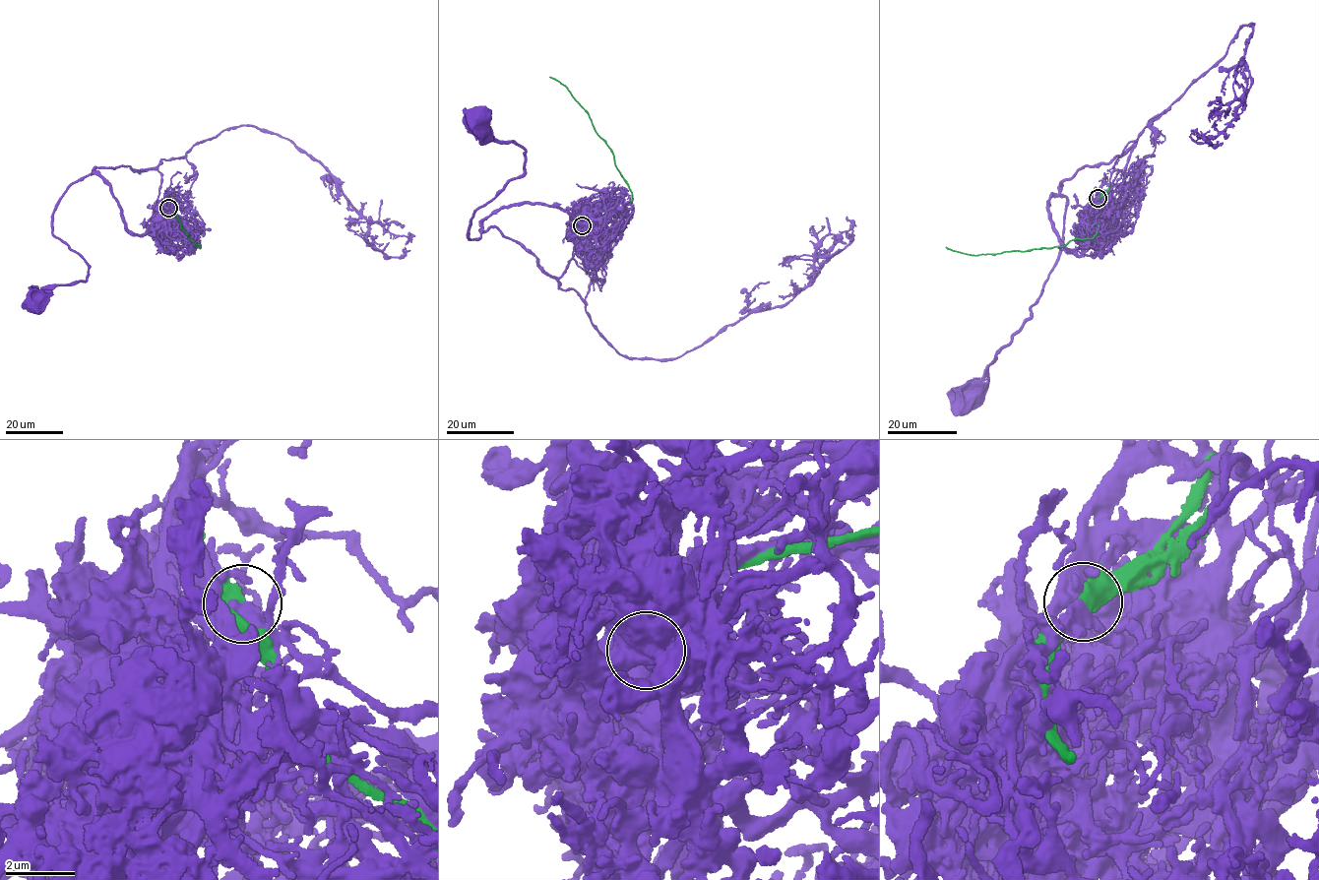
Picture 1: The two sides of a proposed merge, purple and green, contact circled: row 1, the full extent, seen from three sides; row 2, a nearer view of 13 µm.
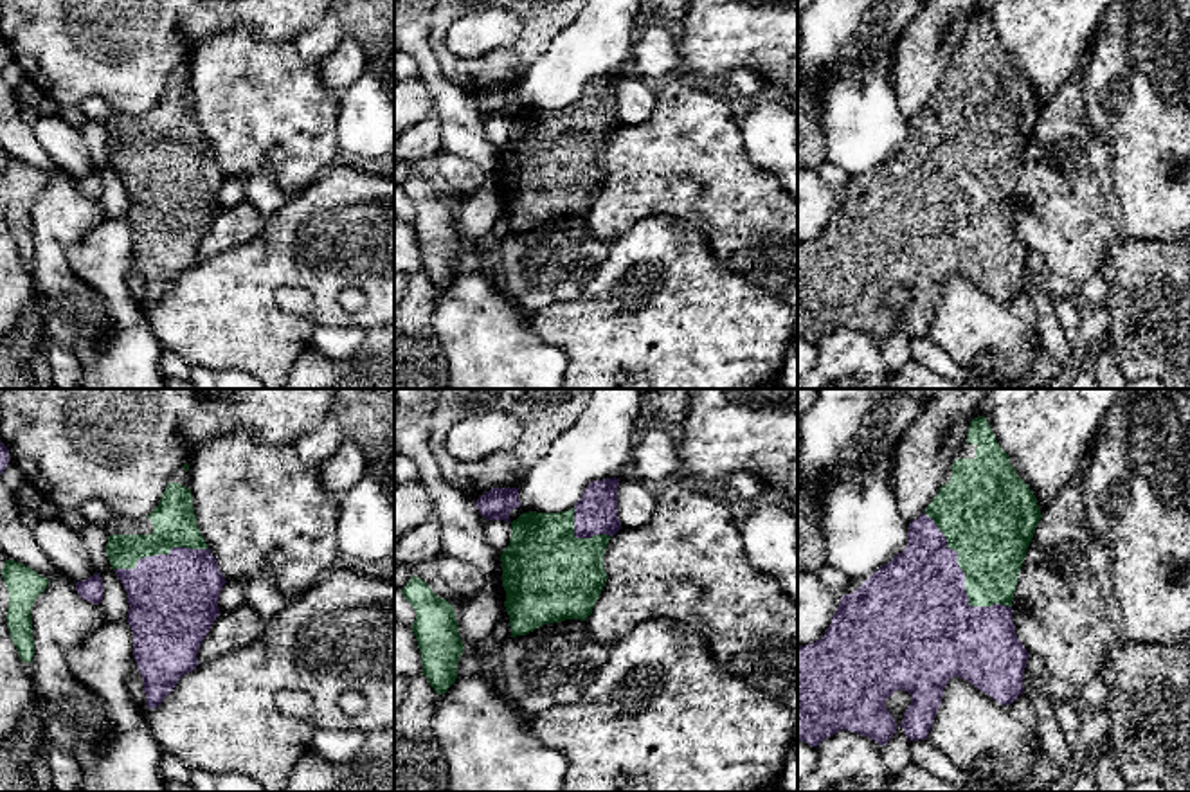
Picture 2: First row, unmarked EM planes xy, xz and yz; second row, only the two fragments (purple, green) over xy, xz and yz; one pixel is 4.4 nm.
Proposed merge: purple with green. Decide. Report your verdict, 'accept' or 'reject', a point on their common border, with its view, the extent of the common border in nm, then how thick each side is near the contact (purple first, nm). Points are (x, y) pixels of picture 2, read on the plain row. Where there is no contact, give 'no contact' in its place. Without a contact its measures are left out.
reject; contact yz (964, 175); length 550 nm; calibres 460 and 360 nm

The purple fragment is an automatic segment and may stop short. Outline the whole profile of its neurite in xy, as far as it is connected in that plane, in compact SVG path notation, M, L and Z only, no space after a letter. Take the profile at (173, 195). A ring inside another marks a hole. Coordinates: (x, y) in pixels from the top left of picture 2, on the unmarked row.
M173 144L167 151L146 153L135 166L115 166L128 189L128 220L133 254L142 272L148 304L158 304L178 275L198 263L198 247L220 212L218 196L227 180L209 146Z

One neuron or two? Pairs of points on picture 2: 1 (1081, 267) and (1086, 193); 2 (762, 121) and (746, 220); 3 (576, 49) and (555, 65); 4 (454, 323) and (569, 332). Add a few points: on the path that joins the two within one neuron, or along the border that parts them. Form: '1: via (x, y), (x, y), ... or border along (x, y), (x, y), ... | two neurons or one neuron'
1: via (1081, 249), (1081, 211) | one neuron
2: border along (739, 123), (744, 152), (778, 180) | two neurons
3: via (571, 54), (560, 65) | one neuron
4: border along (528, 314), (528, 326), (540, 339), (564, 350) | two neurons

